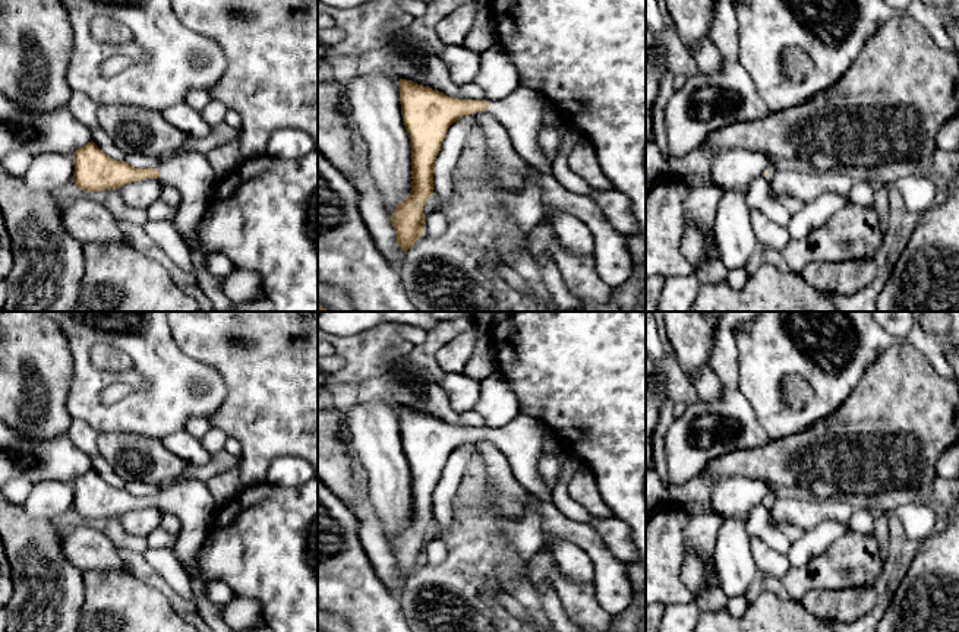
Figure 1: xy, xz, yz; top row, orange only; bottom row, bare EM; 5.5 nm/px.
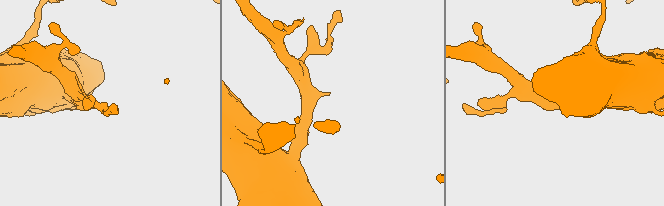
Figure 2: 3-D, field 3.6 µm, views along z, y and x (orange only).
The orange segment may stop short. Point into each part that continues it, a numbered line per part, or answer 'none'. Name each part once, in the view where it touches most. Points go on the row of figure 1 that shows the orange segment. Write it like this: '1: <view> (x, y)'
1: xy (189, 173)

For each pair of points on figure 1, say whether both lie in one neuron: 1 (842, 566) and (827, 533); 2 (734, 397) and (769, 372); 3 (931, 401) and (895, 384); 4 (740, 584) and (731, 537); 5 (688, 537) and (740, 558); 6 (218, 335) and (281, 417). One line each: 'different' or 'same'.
1: different
2: different
3: same
4: same
5: different
6: same

